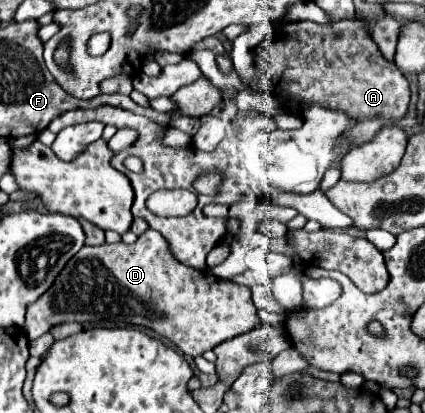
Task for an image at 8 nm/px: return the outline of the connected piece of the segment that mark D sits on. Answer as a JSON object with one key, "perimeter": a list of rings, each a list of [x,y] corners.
{"perimeter":[[[150,228],[144,234],[140,234],[134,244],[84,246],[58,274],[54,284],[34,304],[28,304],[24,330],[28,334],[28,340],[34,340],[48,332],[54,324],[62,322],[80,322],[96,326],[144,326],[168,338],[186,356],[192,358],[202,356],[206,350],[212,350],[218,344],[234,336],[246,334],[262,324],[258,308],[254,306],[250,290],[246,286],[178,264],[178,260],[170,256],[166,240]]]}

